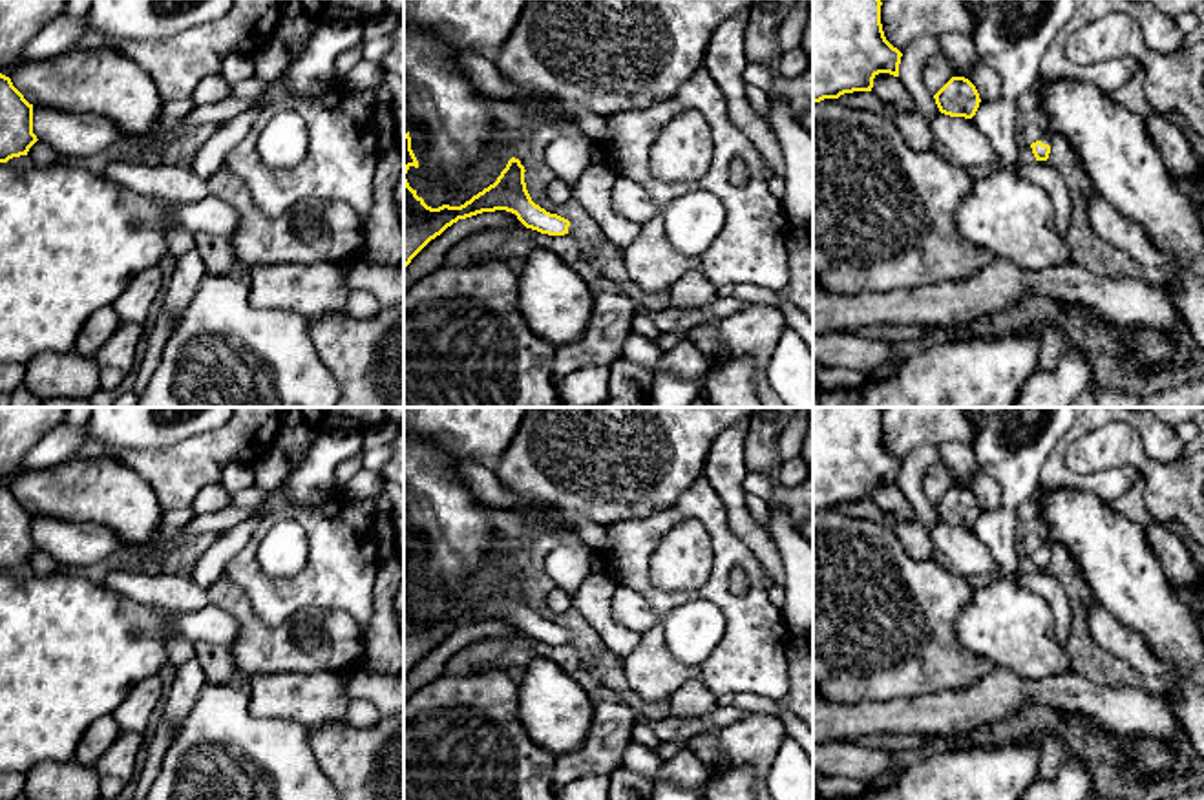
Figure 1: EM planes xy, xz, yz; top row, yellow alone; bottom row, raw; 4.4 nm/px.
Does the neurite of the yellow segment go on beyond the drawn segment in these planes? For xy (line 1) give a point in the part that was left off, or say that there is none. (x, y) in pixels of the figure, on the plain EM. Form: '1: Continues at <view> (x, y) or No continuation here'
1: No continuation here

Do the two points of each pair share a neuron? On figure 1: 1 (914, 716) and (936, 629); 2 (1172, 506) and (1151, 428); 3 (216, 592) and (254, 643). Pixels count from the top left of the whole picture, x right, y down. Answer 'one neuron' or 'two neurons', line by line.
1: two neurons
2: two neurons
3: one neuron

